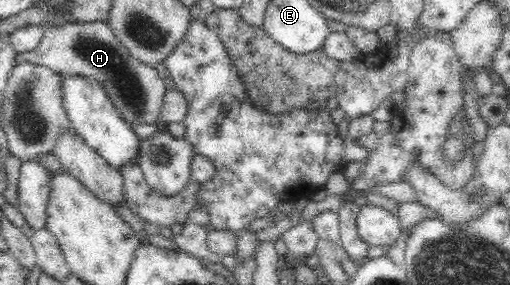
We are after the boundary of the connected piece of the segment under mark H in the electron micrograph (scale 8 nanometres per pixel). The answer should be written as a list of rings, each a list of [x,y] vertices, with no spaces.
[[[105,21],[66,22],[44,27],[39,46],[23,55],[19,54],[18,61],[31,62],[60,75],[70,74],[94,80],[106,92],[123,120],[132,122],[135,126],[153,124],[160,119],[167,91],[163,77],[157,69],[136,60]]]

